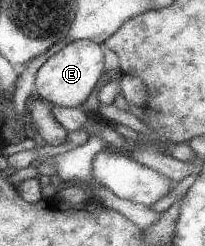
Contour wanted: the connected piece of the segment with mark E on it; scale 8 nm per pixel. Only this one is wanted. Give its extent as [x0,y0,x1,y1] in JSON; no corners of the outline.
[35,39,106,108]

